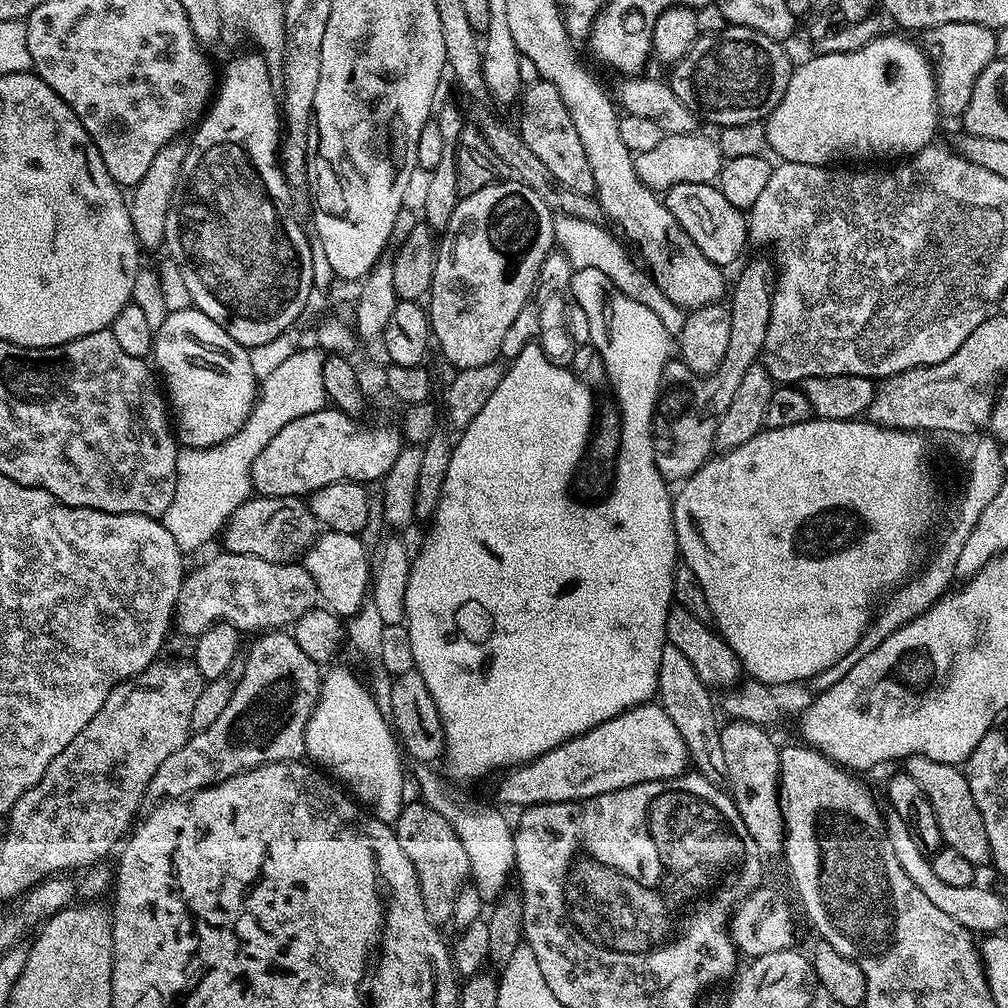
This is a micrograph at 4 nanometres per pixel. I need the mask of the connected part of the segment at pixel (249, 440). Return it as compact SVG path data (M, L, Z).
M251 412L238 434L226 438L226 442L212 448L181 447L177 451L174 502L165 510L162 523L170 530L174 542L178 542L181 552L199 553L203 544L213 543L221 535L234 510L253 495L254 458L266 450L274 434L278 434L286 422L290 422L290 418L254 418Z

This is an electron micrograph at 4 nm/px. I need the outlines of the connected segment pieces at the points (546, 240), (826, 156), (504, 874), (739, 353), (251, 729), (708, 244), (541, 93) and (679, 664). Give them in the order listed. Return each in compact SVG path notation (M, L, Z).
M515 178L501 179L498 184L491 184L474 194L460 197L460 201L456 203L454 214L450 214L450 222L444 227L442 235L438 240L436 265L434 266L434 282L432 283L432 288L428 291L426 300L430 332L434 337L435 343L436 340L440 343L441 353L439 355L443 359L450 361L458 369L462 369L469 368L470 366L486 366L493 363L500 356L506 330L510 330L510 326L514 326L514 318L518 318L518 314L525 304L532 299L532 293L536 290L536 279L542 270L542 262L546 262L549 252L553 251L556 239L554 226L552 225L553 219L554 213L551 208L546 206L546 202L542 202L542 198L538 198L538 194L534 194L534 190L530 190L530 186L521 184Z
M881 34L870 41L862 50L854 50L850 54L826 54L825 56L813 55L813 60L808 60L804 65L793 71L790 82L786 86L786 94L782 102L769 116L766 117L767 147L780 155L779 159L784 162L802 162L805 164L831 165L839 156L849 156L852 160L868 160L871 156L877 156L884 160L887 156L900 156L896 158L911 158L923 148L933 143L932 135L936 132L936 120L938 121L938 109L936 106L936 78L933 65L926 55L925 49L919 43L907 40L904 36L887 36Z
M416 764L416 784L420 787L419 799L426 806L438 810L450 826L462 838L462 846L466 849L468 859L468 871L471 883L476 885L477 890L484 896L485 901L492 902L509 887L508 879L514 876L516 859L514 858L514 828L500 812L492 808L471 808L464 800L459 800L448 789L444 782L445 777L435 772L432 764Z
M752 260L740 272L736 284L740 289L736 297L730 303L732 313L732 329L730 330L730 342L726 346L726 358L708 376L698 376L690 371L679 358L669 360L664 367L664 380L676 380L672 385L661 391L660 398L656 402L656 413L652 416L652 441L656 451L656 465L669 482L683 482L689 476L693 476L701 466L713 455L716 442L716 431L722 414L726 414L726 406L730 406L730 398L738 394L738 385L742 383L742 377L746 370L761 359L766 342L766 330L770 326L770 314L772 313L772 294L774 285L778 279L777 269L768 260Z
M272 630L257 640L260 641L249 650L248 656L246 652L242 682L238 682L238 690L234 690L226 710L222 710L222 714L212 725L206 726L206 730L192 732L182 750L174 750L174 754L170 754L170 758L166 758L162 766L158 766L154 778L150 778L147 791L149 797L158 795L163 788L172 788L173 797L184 798L260 764L273 764L283 760L299 761L305 755L306 726L320 697L321 665L308 658L294 636L287 631Z
M715 183L676 184L663 193L662 199L670 214L674 214L680 229L691 237L694 246L698 246L710 262L721 266L732 264L750 244L745 213L726 202L726 194L722 194Z
M537 79L535 83L530 86L528 84L518 100L518 131L522 142L530 146L530 151L546 165L546 170L550 170L550 174L554 174L559 184L566 186L566 190L574 190L574 194L593 195L596 190L594 170L590 170L590 162L586 162L586 150L582 150L578 130L574 130L574 118L570 118L570 110L566 110L562 94L558 94L558 90L550 82Z
M665 643L659 663L657 699L686 742L689 761L701 775L713 782L726 778L726 760L723 757L720 722L717 722L712 702L712 692L694 671L682 652L673 644Z

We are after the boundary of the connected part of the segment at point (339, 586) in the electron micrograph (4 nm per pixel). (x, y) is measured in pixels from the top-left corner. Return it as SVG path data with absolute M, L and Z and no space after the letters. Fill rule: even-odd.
M324 530L302 557L304 569L314 578L319 599L341 618L355 615L370 596L374 564L371 559L368 561L368 548L360 539L359 535Z

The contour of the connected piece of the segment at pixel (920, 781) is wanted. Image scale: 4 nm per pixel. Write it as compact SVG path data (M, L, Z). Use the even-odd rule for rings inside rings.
M910 756L906 761L906 771L910 778L926 794L934 814L938 818L938 830L942 830L942 838L947 847L958 850L962 858L970 863L983 866L991 861L990 842L986 838L986 825L982 823L982 814L978 814L978 806L974 803L974 794L970 794L970 786L966 782L963 771L955 764L934 762L934 758Z

